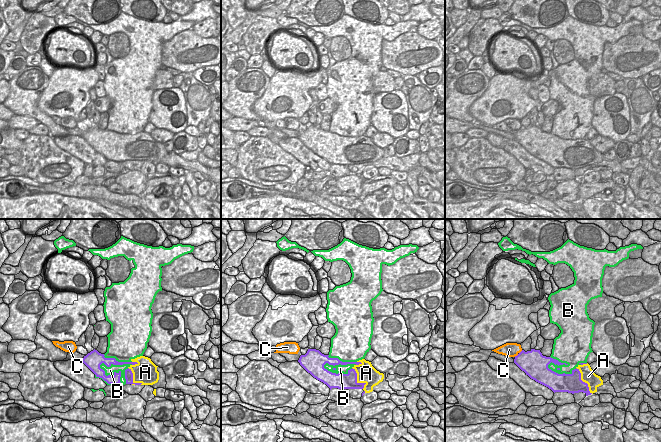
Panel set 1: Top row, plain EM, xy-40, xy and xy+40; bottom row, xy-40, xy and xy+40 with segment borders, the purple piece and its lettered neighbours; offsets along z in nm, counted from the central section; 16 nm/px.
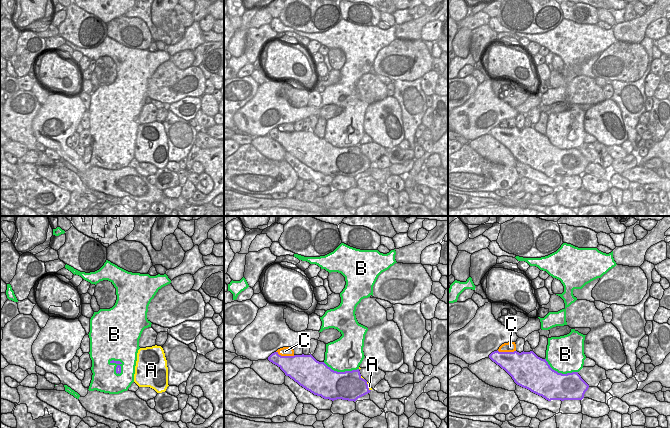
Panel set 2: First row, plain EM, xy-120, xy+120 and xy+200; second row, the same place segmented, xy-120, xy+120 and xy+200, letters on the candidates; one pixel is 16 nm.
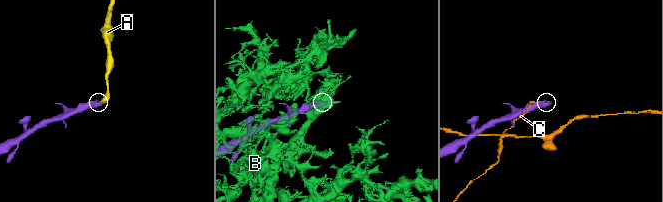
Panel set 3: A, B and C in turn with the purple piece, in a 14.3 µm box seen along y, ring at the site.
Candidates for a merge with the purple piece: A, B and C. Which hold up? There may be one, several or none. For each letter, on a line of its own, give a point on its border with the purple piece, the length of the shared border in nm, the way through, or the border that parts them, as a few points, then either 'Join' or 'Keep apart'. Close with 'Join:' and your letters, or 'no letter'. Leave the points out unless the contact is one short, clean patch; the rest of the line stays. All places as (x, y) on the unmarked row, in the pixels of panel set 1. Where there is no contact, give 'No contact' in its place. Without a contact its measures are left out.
A: Touches purple at xy (356, 156). Shared border 400 nm. Keep apart
B: Touches purple at xy-40 (111, 151). Shared border 650 nm. Keep apart
C: Touches purple at xy+40 (518, 130). Shared border 180 nm. Keep apart
Join: no letter.

